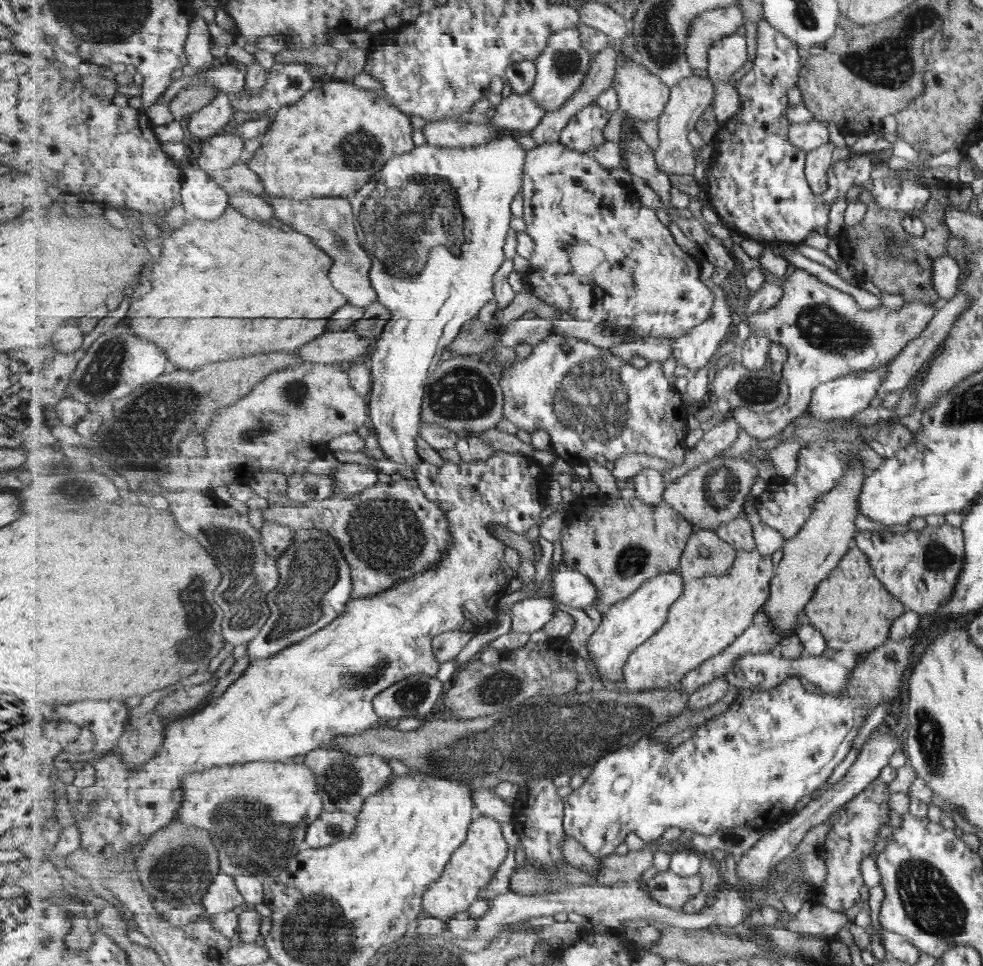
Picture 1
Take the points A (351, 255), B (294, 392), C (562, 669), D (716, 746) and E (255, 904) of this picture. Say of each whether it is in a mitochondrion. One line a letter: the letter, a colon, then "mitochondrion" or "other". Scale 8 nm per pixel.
A: mitochondrion
B: mitochondrion
C: other
D: mitochondrion
E: other

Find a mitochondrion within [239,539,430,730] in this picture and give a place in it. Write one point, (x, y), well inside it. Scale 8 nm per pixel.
(362, 669)

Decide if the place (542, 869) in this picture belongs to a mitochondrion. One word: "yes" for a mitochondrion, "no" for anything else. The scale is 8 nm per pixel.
no

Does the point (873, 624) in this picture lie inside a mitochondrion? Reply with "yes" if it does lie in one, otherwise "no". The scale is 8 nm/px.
no

